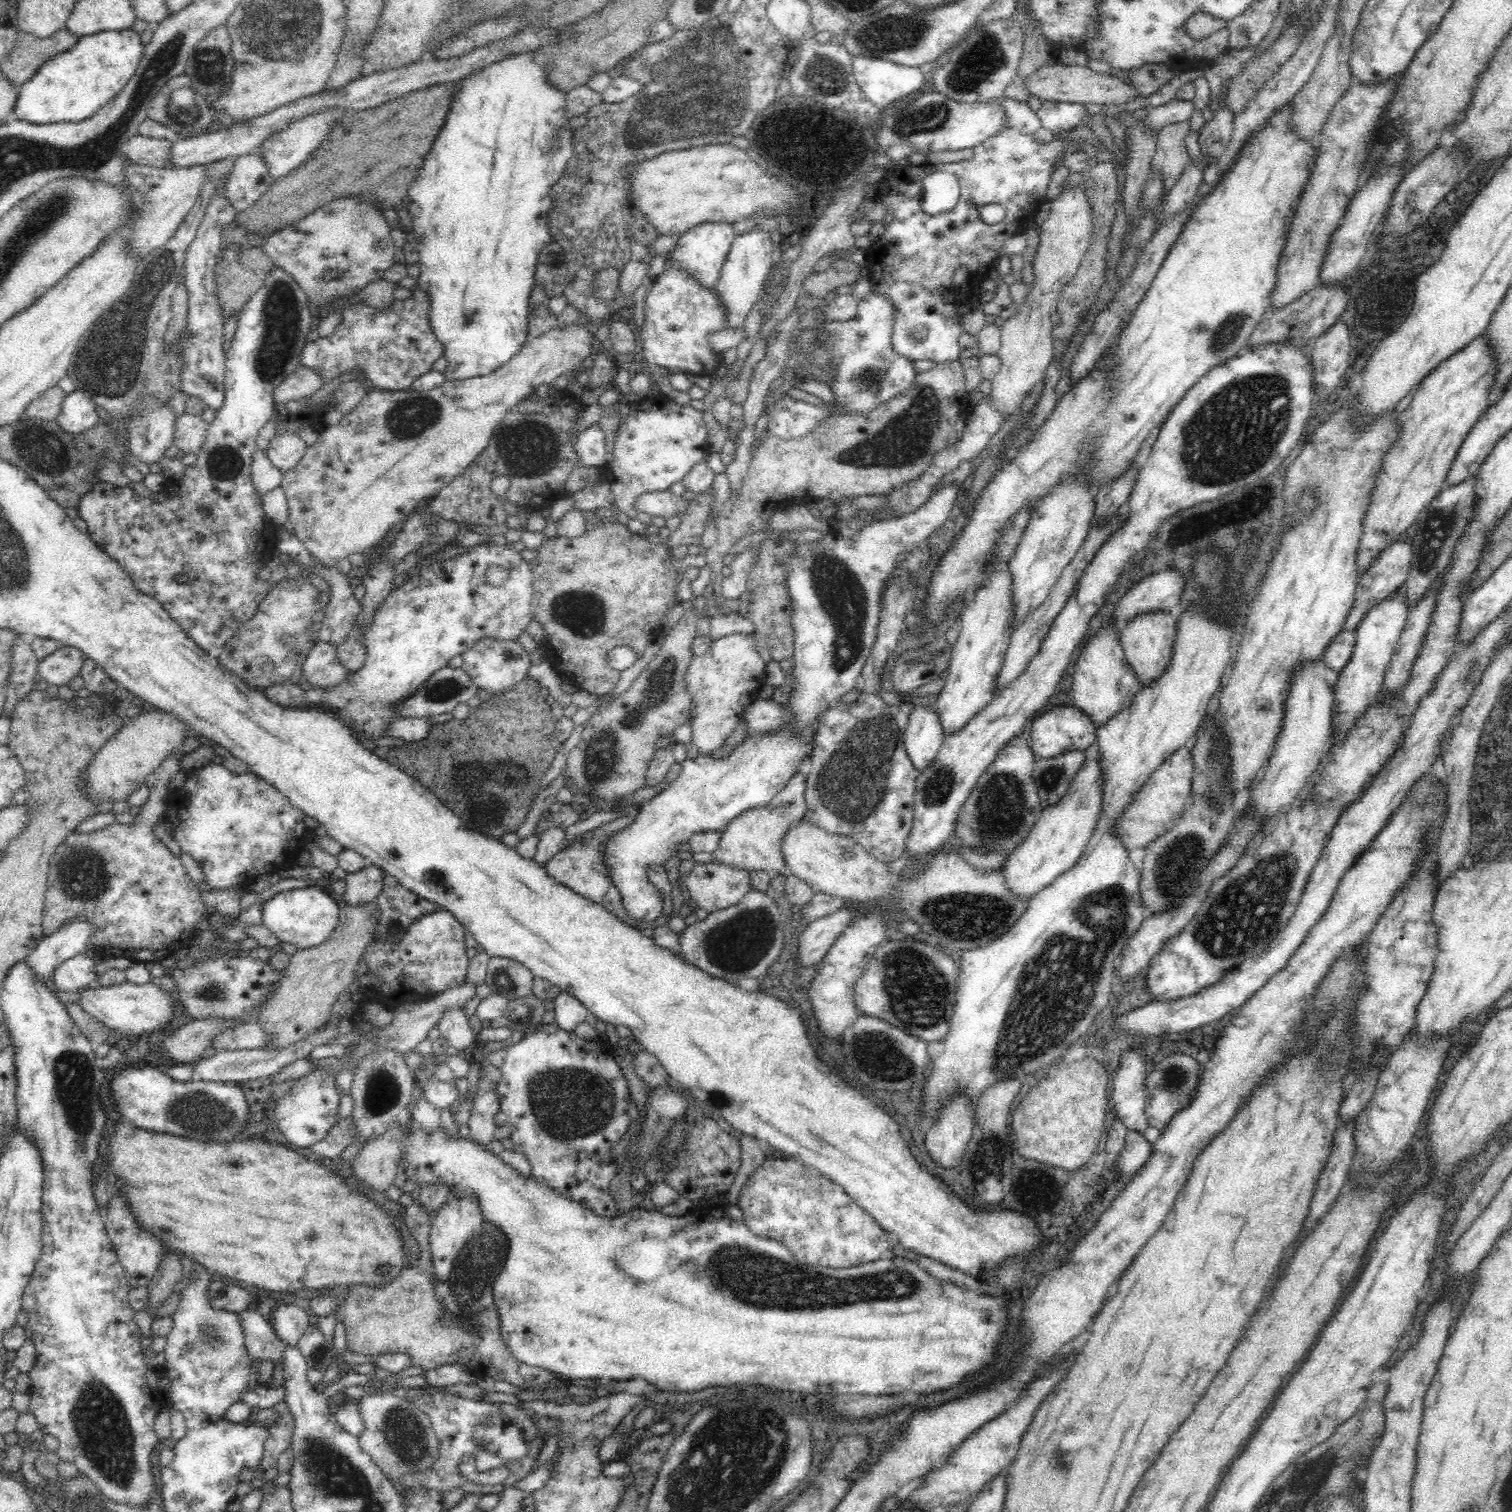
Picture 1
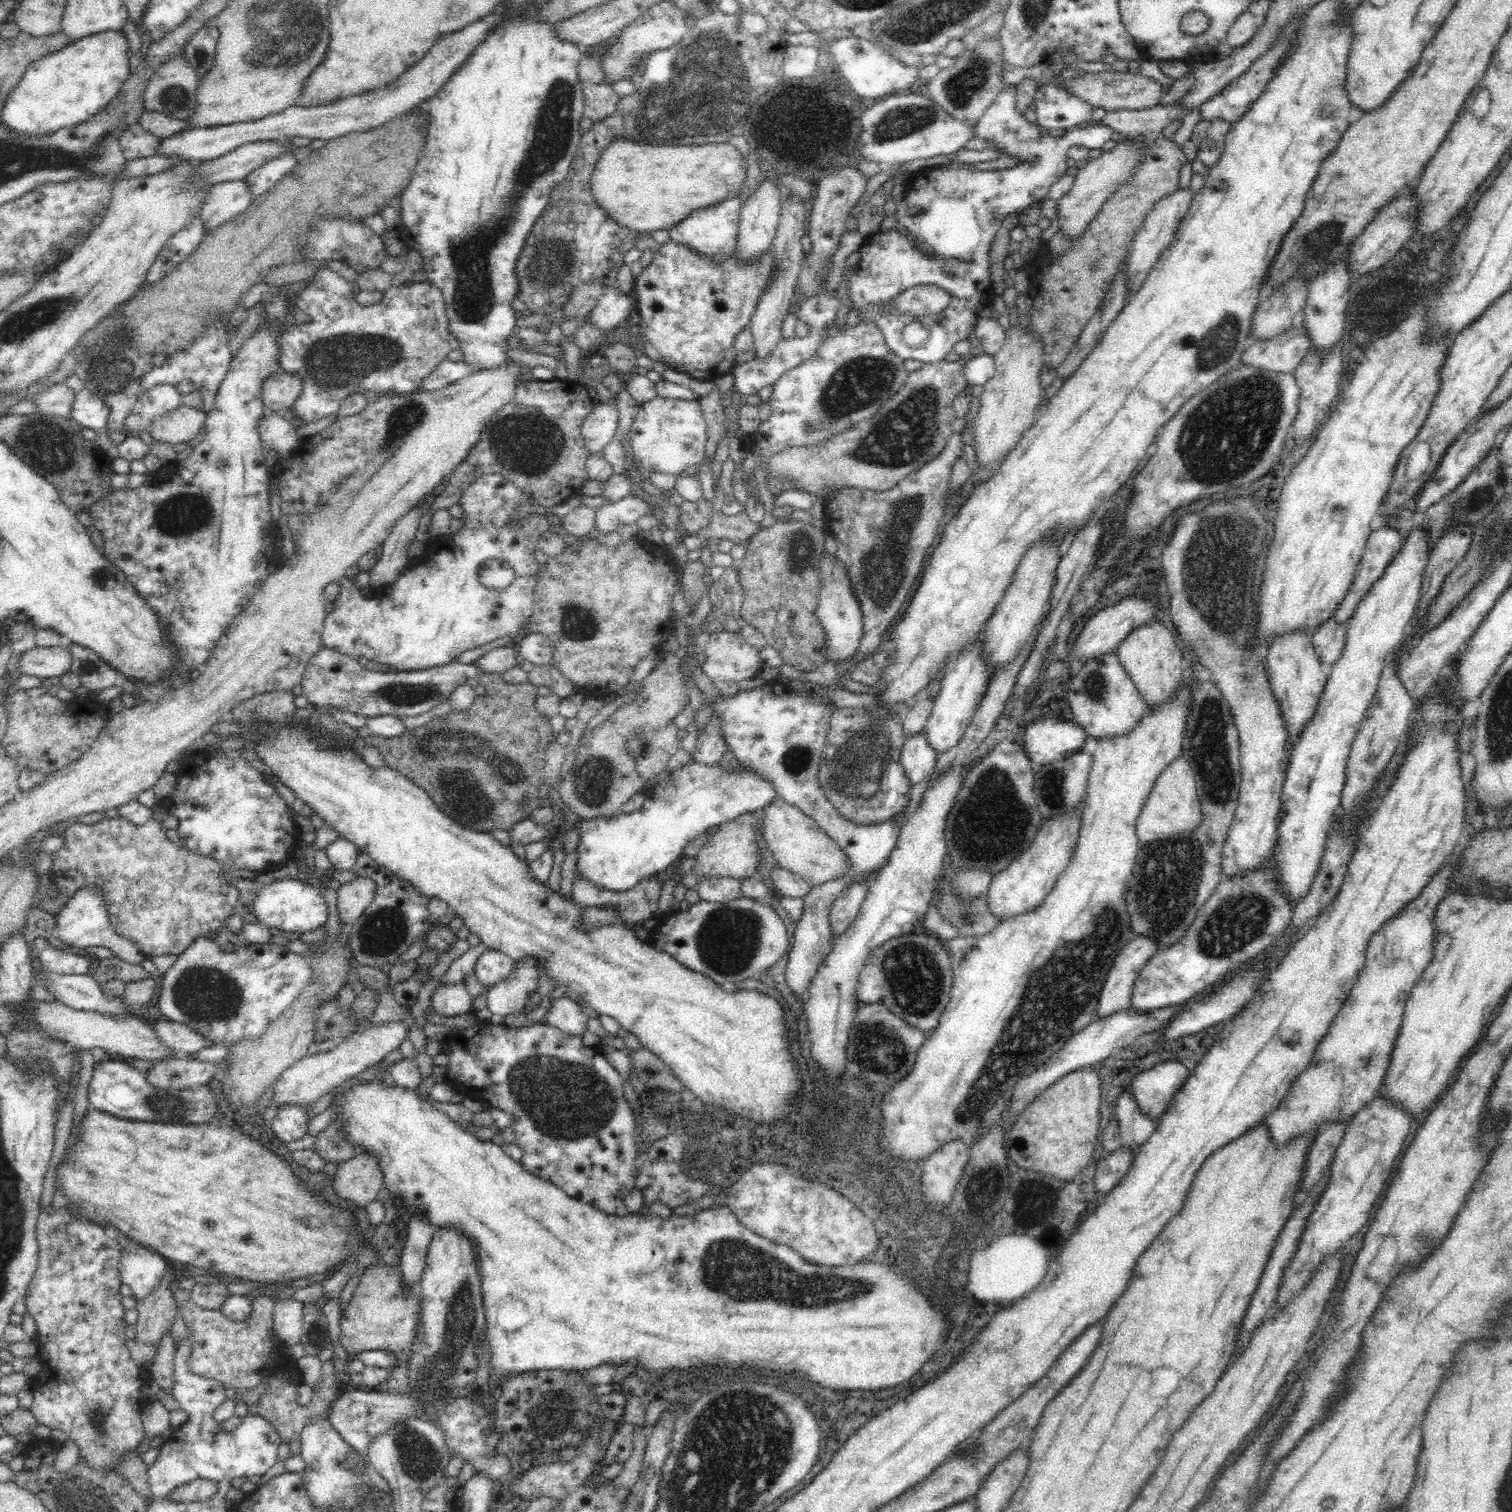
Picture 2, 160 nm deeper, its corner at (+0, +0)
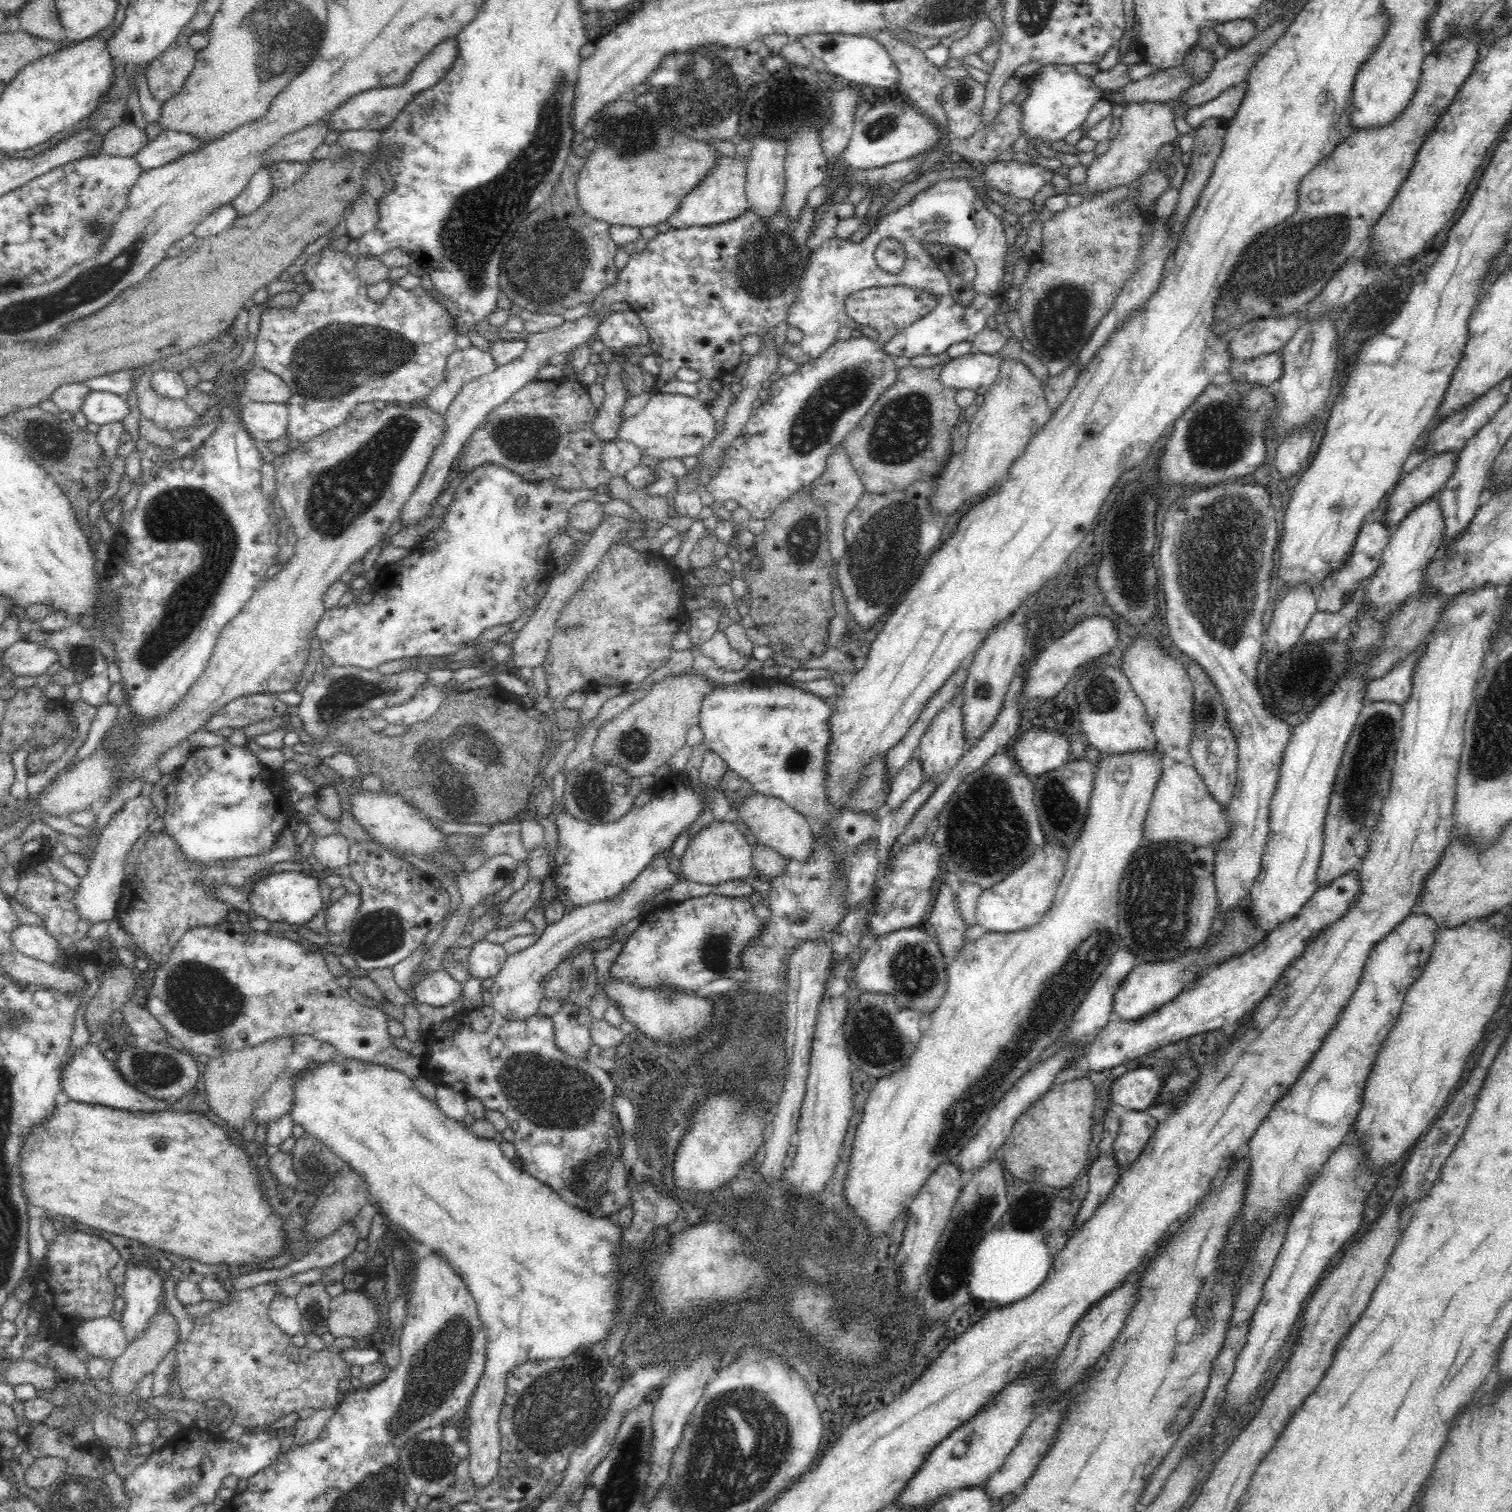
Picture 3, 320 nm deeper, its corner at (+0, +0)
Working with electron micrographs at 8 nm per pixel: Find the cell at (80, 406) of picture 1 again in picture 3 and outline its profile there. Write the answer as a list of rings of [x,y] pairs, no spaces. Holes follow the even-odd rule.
[[[90,391],[84,398],[81,410],[88,423],[103,426],[122,422],[131,412],[129,407],[126,396],[106,391]]]

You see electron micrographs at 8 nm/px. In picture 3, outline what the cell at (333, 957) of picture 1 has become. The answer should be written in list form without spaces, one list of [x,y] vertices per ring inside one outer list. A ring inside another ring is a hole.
[[[295,1037],[273,1038],[252,1048],[222,1053],[209,1059],[203,1073],[209,1110],[235,1131],[242,1132],[244,1124],[252,1119],[256,1100],[273,1082],[286,1076],[294,1040]]]

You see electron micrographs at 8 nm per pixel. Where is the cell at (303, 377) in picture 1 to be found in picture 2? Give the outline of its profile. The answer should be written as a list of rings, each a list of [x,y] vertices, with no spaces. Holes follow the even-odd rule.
[[[286,371],[270,374],[261,387],[261,400],[267,412],[286,412],[299,399],[302,391],[300,379]]]

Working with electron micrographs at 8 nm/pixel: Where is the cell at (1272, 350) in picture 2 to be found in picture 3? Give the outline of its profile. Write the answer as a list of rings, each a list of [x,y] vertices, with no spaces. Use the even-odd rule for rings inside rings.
[[[1271,352],[1253,359],[1236,362],[1231,365],[1229,374],[1231,380],[1266,388],[1280,378],[1282,357],[1278,352]]]

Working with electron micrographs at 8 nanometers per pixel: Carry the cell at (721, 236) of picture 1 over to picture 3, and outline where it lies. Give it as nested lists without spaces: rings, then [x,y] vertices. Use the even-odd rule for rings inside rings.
[[[720,154],[712,170],[708,170],[696,185],[692,186],[687,196],[680,202],[678,208],[667,218],[673,228],[686,226],[712,226],[726,220],[732,220],[744,210],[748,210],[748,195],[746,195],[746,170],[748,161],[734,154],[725,156]]]

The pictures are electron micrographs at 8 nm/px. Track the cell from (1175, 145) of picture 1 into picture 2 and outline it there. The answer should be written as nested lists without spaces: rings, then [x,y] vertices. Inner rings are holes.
[[[1163,136],[1156,139],[1150,145],[1143,161],[1137,166],[1129,181],[1101,205],[1100,212],[1088,222],[1088,226],[1084,226],[1084,232],[1080,236],[1069,238],[1064,229],[1060,228],[1050,239],[1041,240],[1038,249],[1032,252],[1026,269],[1029,280],[1027,293],[1032,299],[1032,307],[1027,313],[1029,316],[1028,328],[1040,339],[1040,347],[1044,351],[1042,360],[1045,366],[1050,369],[1058,368],[1071,353],[1072,348],[1076,346],[1076,341],[1082,334],[1083,328],[1096,314],[1103,298],[1111,289],[1117,272],[1122,265],[1126,265],[1130,244],[1134,234],[1142,226],[1143,220],[1158,201],[1179,190],[1180,167],[1188,162],[1187,156],[1173,140],[1164,139]]]

